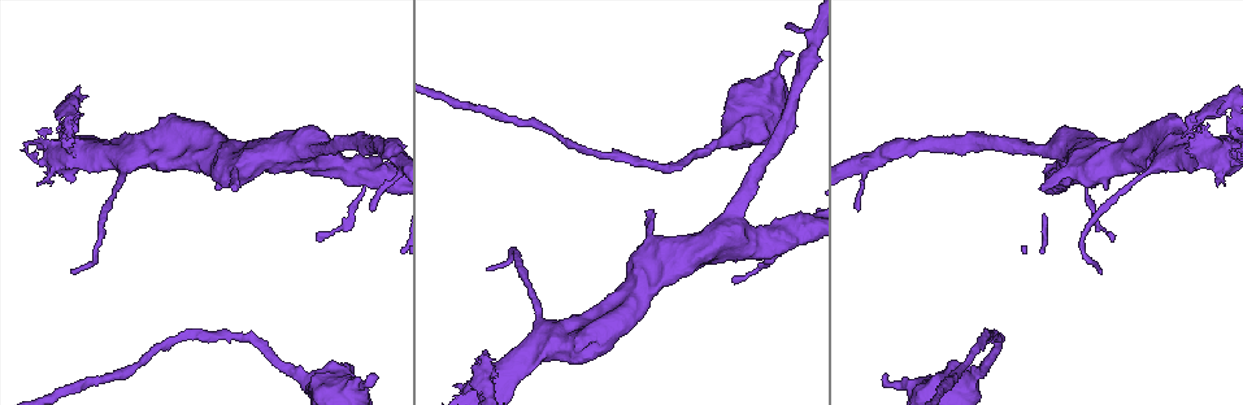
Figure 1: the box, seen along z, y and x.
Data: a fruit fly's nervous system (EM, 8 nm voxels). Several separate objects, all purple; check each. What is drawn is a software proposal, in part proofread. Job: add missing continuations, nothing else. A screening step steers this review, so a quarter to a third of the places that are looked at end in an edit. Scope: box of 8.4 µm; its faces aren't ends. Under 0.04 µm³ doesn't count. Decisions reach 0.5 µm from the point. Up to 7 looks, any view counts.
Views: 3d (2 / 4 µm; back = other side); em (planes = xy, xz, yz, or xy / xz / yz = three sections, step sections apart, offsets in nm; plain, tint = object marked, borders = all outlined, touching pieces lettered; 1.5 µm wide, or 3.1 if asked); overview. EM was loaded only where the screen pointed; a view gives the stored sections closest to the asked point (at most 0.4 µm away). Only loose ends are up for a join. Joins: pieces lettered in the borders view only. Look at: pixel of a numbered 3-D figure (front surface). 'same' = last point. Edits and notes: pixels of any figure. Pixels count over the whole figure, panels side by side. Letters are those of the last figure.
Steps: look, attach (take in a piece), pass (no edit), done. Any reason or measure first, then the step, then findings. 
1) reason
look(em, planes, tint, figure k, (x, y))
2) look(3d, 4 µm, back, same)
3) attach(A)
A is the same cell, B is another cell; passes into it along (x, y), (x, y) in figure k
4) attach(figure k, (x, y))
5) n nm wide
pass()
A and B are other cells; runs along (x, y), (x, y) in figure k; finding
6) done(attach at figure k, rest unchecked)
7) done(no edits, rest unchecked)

tapers out
look(em, yz, step 4, tint, figure 1, (373, 373))

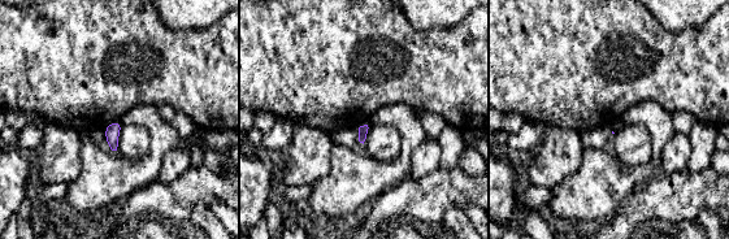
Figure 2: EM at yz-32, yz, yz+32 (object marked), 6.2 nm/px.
another direction
look(em, planes, borders, same)

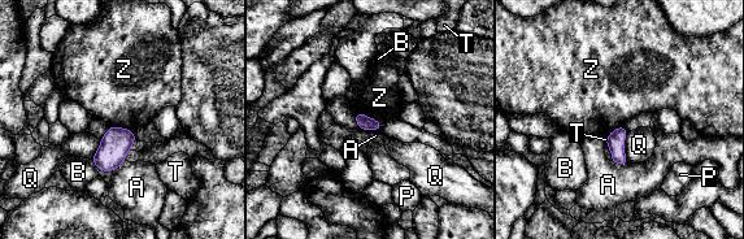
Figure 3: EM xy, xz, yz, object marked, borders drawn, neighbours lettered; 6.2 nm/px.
pass()
A, B, P, Q, T and Z are other cells; border along (355, 112), (362, 112), (382, 124) in figure 3; none of them fits

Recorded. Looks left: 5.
branch stops here
look(em, planes, borders, figure 1, (1100, 270))

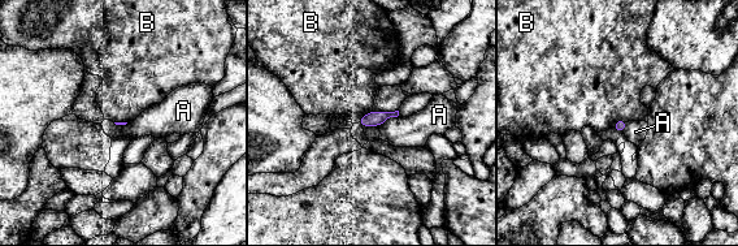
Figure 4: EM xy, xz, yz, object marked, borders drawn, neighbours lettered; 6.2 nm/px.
pass()
A and B are other cells; border along (372, 109), (356, 122) in figure 4; no lettered piece goes on from it

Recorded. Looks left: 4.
tapers out
look(3d, 2 µm, figure 1, (232, 188))

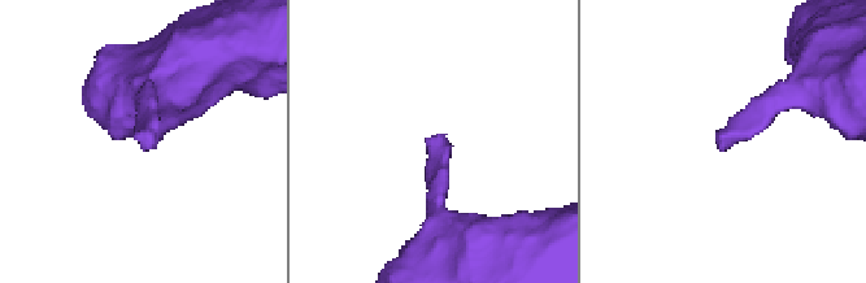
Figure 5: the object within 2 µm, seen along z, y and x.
now the EM
look(em, yz, step 8, tint, figure 5, (146, 137))

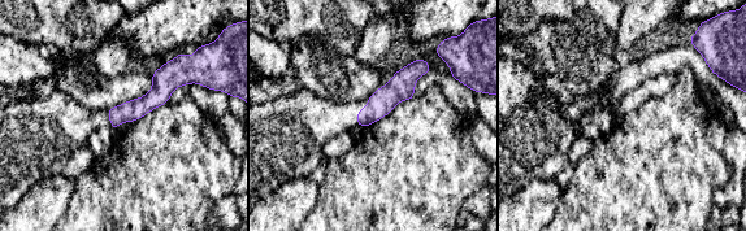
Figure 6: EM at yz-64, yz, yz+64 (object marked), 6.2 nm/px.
look(em, planes, borders, same)

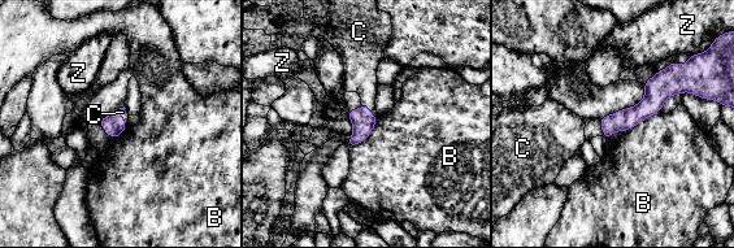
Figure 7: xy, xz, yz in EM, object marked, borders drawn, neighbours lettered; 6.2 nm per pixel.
B touches over 260 nm
attach(C)
C is the same cell, B and Z are other cells; passes into it along (113, 124), (121, 117), (122, 112) in figure 7; it goes on there

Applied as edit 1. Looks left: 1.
done(attach at figure 7, rest unchecked)

